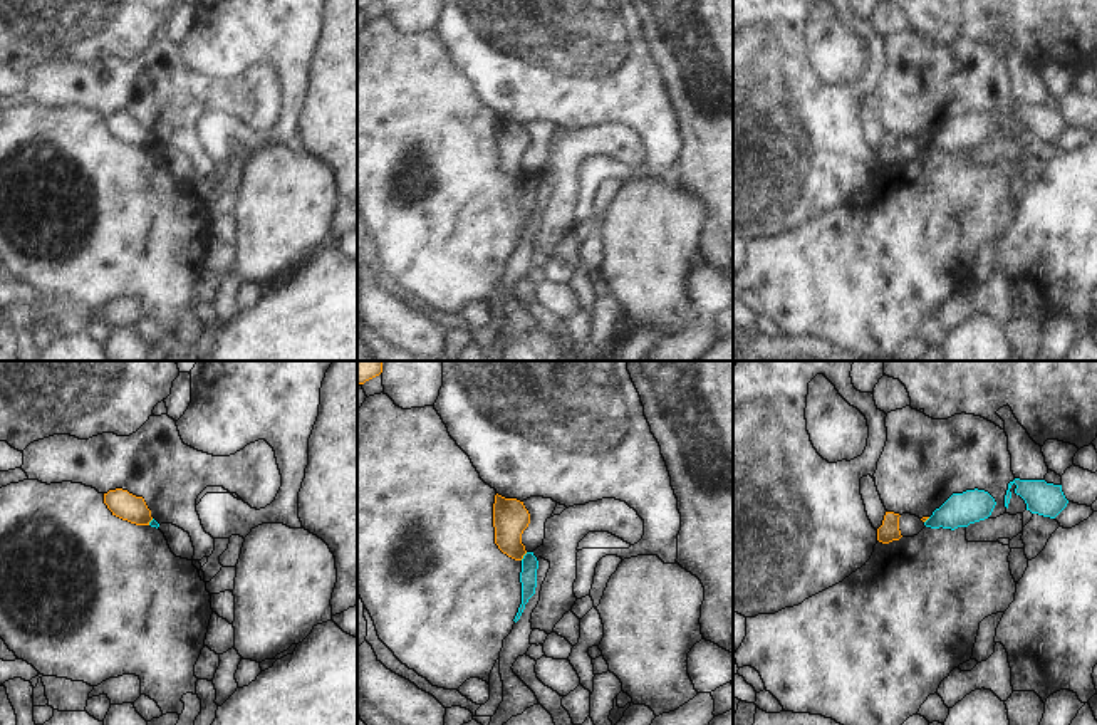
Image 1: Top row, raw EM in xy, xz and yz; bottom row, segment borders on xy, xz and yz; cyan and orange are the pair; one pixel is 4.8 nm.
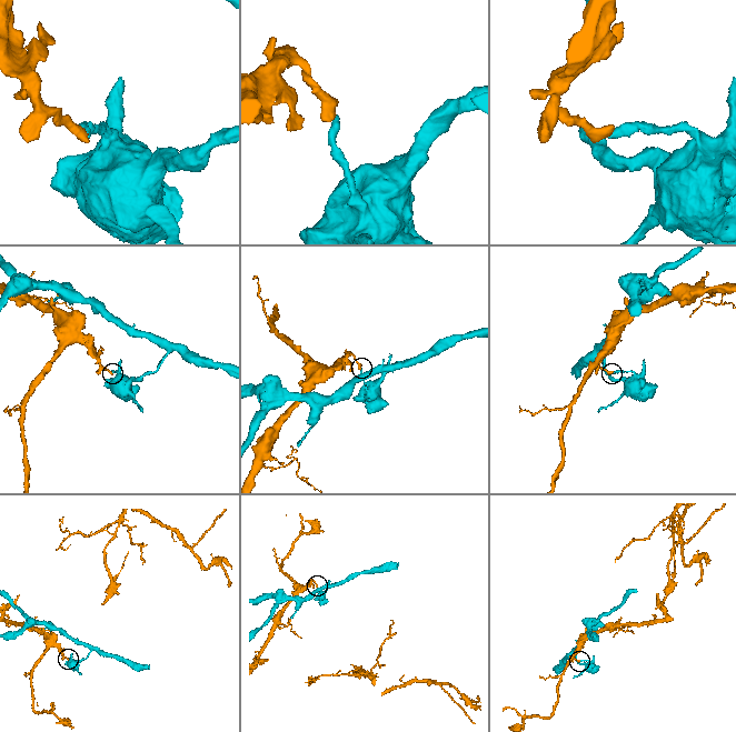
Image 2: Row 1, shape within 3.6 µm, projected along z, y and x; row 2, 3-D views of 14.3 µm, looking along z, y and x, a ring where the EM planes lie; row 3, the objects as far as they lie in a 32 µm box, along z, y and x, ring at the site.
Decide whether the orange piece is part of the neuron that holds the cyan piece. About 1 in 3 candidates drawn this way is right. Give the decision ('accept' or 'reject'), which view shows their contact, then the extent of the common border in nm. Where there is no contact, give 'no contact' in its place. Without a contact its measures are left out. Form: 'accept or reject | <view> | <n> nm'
reject | xz | 50 nm

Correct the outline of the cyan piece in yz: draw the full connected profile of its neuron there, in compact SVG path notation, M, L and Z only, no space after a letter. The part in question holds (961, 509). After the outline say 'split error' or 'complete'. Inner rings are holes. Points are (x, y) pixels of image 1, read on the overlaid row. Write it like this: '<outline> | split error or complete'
M966 490L953 493L933 515L924 522L931 529L958 529L985 520L991 515L996 502L985 490Z | complete

